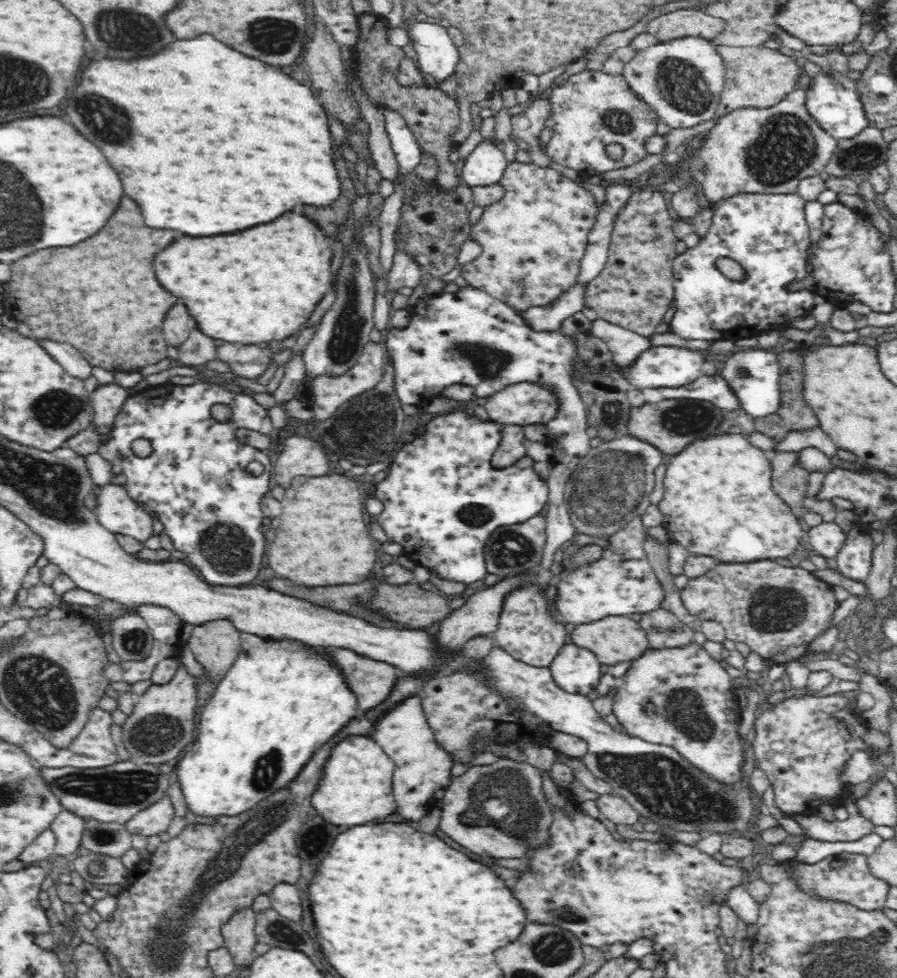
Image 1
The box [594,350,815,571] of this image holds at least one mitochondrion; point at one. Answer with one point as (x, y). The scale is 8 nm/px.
(686, 420)

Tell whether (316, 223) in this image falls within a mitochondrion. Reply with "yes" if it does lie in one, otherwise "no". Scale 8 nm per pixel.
no

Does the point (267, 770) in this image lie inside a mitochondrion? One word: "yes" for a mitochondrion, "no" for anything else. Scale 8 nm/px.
yes

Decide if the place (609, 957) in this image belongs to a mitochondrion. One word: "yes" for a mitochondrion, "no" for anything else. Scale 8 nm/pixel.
no

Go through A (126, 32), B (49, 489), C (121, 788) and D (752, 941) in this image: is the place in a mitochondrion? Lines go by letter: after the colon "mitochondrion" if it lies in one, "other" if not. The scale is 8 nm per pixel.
A: mitochondrion
B: mitochondrion
C: mitochondrion
D: other

